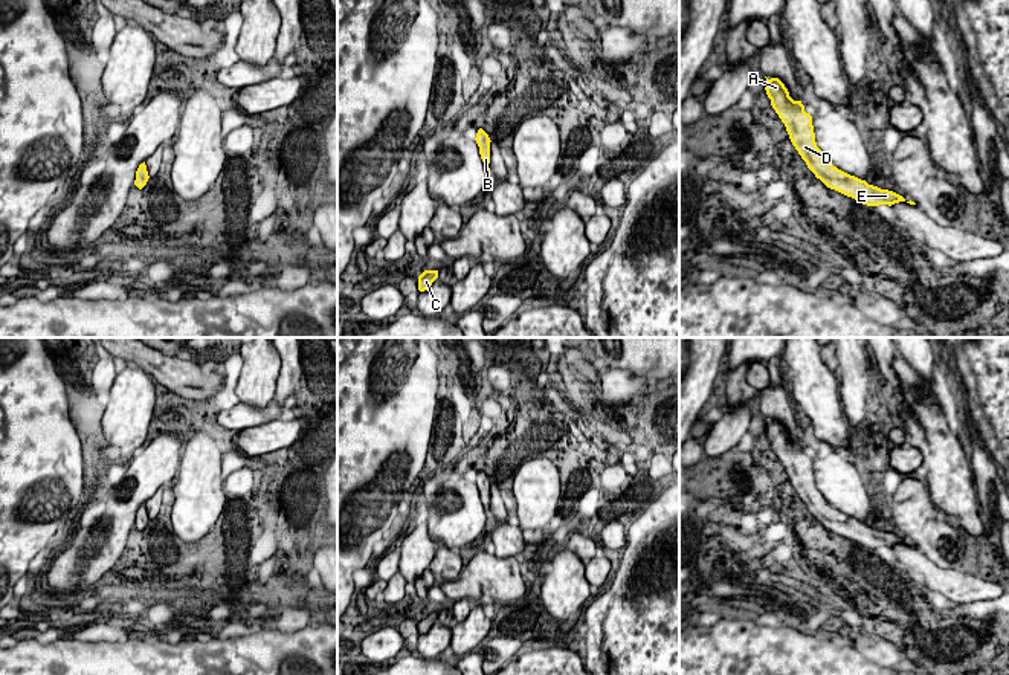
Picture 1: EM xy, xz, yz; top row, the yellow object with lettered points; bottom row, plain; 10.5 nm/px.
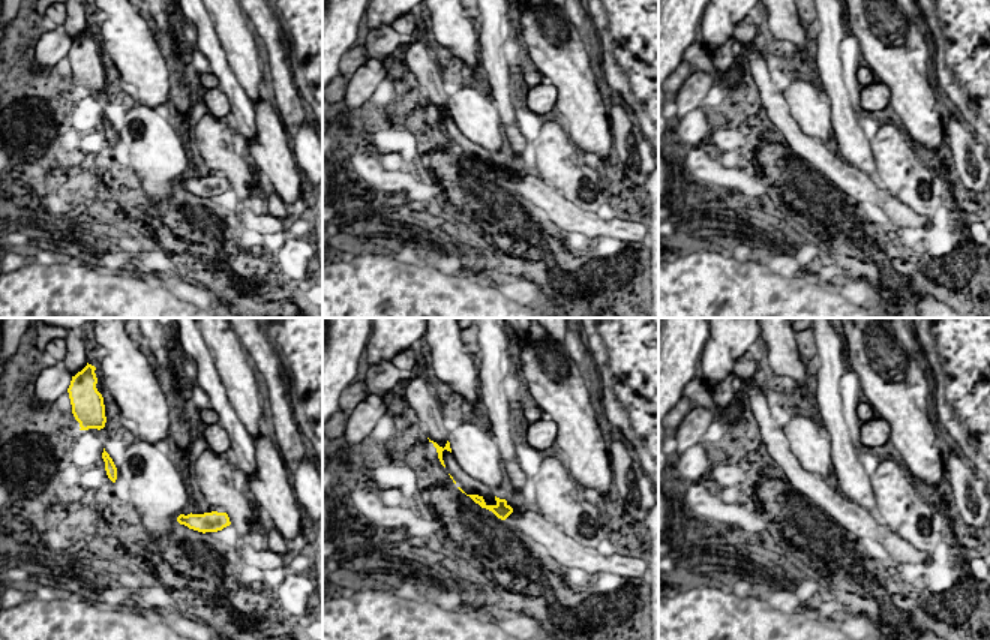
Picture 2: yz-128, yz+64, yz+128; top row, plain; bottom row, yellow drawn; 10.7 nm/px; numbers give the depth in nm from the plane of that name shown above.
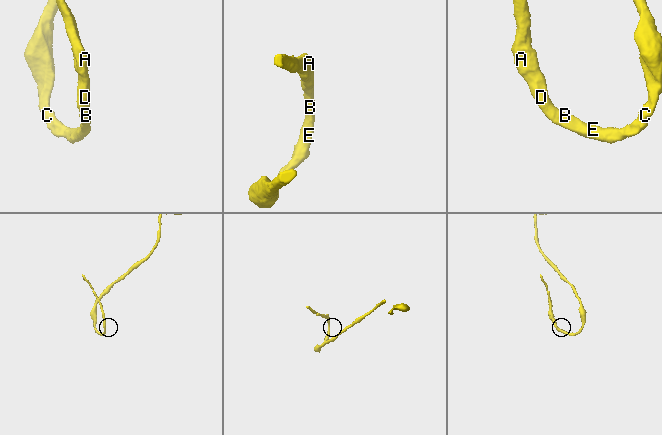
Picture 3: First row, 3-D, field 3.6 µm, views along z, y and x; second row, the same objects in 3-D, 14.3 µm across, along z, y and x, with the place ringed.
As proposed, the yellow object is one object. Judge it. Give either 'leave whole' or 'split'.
leave whole

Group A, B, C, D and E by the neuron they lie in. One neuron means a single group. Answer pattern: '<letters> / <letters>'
A B C D E

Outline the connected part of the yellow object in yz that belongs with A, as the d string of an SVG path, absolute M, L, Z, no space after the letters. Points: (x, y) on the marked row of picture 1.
M766 78L766 95L771 105L782 119L789 134L789 139L808 168L827 188L835 189L847 197L852 197L867 206L895 205L907 202L902 195L869 185L855 176L850 176L826 160L821 150L817 147L812 116L804 111L801 101L794 101L788 89L779 78Z

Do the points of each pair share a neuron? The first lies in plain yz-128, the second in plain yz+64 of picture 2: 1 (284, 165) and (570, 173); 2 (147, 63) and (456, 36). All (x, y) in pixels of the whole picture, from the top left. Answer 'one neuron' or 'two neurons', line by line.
1: two neurons
2: one neuron

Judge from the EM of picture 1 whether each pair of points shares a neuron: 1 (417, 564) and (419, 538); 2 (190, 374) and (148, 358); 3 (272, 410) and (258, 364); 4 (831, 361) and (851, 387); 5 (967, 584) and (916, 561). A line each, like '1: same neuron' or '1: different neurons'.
1: same neuron
2: same neuron
3: different neurons
4: different neurons
5: same neuron

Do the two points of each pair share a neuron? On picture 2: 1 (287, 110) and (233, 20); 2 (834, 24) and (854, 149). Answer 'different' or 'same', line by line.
1: different
2: same

